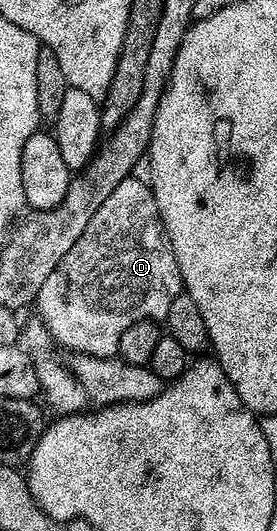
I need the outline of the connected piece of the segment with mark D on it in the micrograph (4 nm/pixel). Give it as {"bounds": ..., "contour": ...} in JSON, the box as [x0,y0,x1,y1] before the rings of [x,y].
{"bounds":[34,176,182,358],"contour":[[[133,176],[122,180],[110,196],[90,216],[86,232],[78,236],[74,248],[62,256],[58,268],[46,276],[46,284],[38,292],[34,310],[44,321],[57,347],[65,346],[72,354],[89,354],[99,358],[110,358],[116,354],[122,332],[135,322],[162,320],[170,312],[170,304],[182,293],[180,269],[174,260],[172,246],[164,234],[164,225],[154,200],[154,192],[147,181],[139,182]]]}

